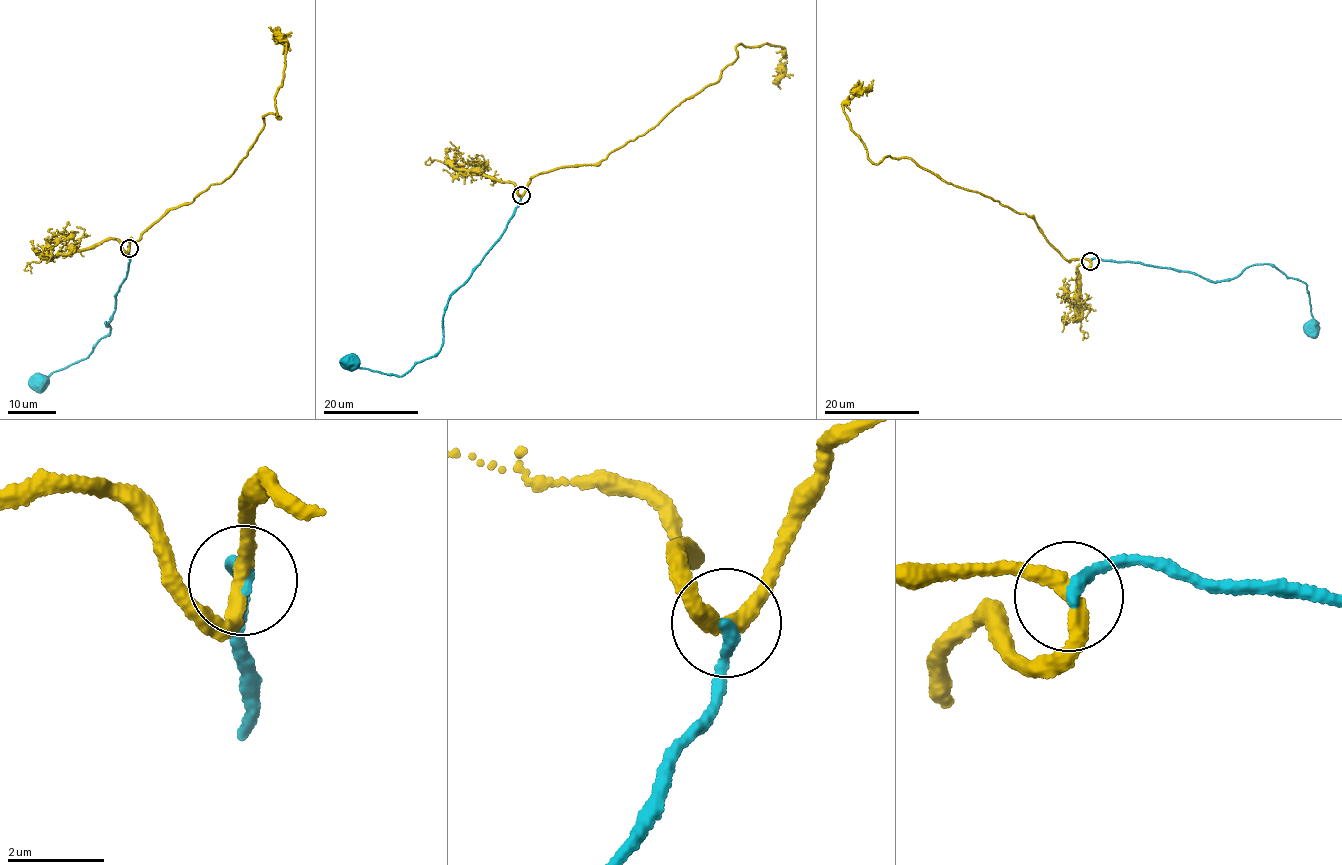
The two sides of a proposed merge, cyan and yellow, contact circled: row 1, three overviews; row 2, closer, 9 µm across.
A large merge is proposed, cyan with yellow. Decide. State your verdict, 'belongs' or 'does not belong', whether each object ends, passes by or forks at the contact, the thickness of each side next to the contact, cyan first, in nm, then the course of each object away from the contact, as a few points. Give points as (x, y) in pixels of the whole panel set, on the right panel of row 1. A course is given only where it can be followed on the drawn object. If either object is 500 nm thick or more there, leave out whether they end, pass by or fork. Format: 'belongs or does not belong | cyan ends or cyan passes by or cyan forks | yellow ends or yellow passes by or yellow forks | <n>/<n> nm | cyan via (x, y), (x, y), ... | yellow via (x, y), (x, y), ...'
belongs | cyan ends | yellow passes by | 240/320 nm | cyan via (1089, 261), (1140, 261), (1215, 282), (1246, 267), (1270, 265), (1307, 286), (1315, 336) | yellow via (1089, 261), (1068, 261), (1030, 215), (907, 158), (888, 155), (875, 164), (844, 110), (847, 96), (872, 79)

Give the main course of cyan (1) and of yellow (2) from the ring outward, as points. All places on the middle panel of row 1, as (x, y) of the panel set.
1: (520, 195), (500, 240), (450, 296), (442, 319), (443, 345), (436, 353), (398, 377), (347, 368), (339, 362)
2: (520, 195), (533, 176), (601, 162), (654, 128), (719, 79), (735, 46), (780, 46), (781, 89)

